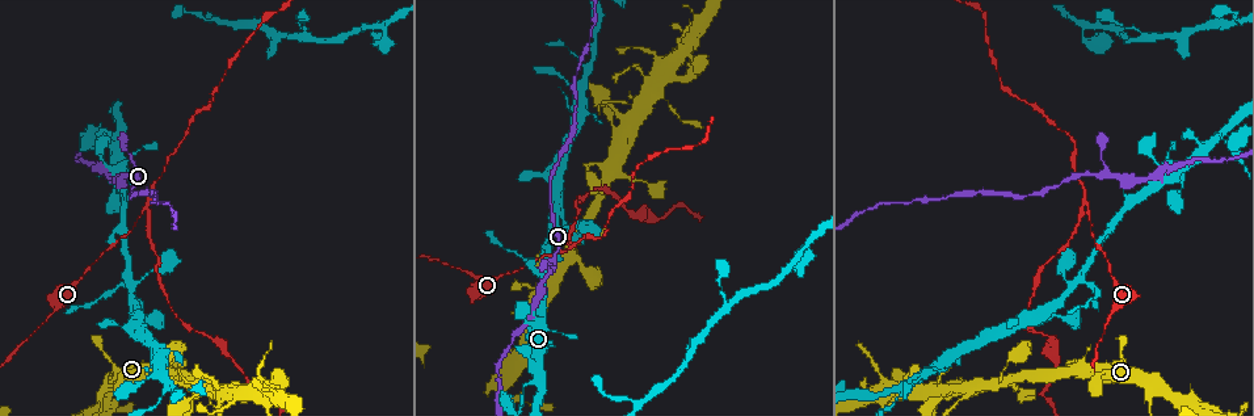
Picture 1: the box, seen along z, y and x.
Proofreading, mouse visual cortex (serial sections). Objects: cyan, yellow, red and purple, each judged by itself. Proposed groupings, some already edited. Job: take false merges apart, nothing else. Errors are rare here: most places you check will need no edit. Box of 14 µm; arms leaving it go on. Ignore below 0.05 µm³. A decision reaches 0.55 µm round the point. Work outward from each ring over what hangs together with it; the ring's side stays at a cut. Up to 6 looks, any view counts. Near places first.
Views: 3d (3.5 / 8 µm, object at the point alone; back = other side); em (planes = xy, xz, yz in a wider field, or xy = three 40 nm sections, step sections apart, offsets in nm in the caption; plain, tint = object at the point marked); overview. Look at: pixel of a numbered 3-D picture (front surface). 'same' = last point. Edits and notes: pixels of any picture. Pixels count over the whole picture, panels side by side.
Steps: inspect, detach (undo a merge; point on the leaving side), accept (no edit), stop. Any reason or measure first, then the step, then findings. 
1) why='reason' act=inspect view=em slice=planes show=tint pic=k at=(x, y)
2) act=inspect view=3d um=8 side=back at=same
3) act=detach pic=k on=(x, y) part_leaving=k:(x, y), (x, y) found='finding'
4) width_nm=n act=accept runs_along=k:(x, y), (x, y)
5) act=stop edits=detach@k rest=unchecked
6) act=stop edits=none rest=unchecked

why='thick turns thin' act=inspect view=3d um=8 pic=1 at=(99, 158)

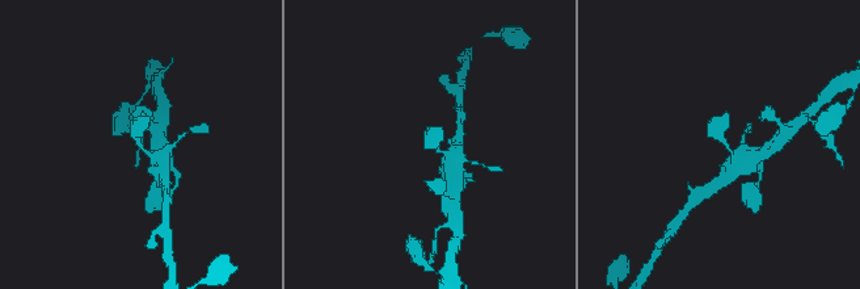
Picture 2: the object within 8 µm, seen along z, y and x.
arm_widths_nm=250,400 act=inspect view=em slice=xy step=3 show=tint pic=2 at=(140, 140)

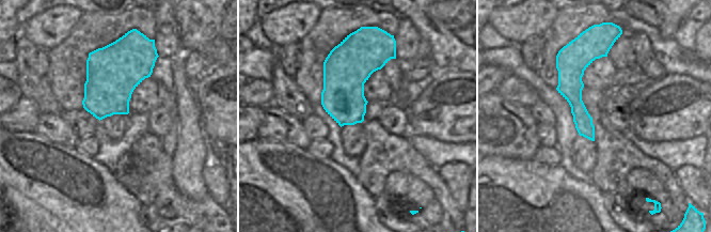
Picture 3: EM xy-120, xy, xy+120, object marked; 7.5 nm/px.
act=accept runs_along=3:(606, 48), (574, 71), (591, 137) found='one cell here'

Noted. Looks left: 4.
act=inspect view=3d um=3.5 side=back pic=1 at=(1101, 154)

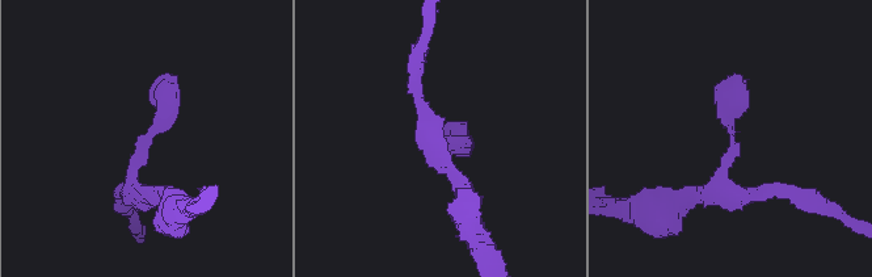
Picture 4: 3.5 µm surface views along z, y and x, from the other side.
act=accept runs_along=4:(137, 194), (133, 163), (165, 122), (173, 78) found='one cell here'

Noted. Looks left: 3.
act=inspect view=3d um=3.5 pic=1 at=(1086, 205)

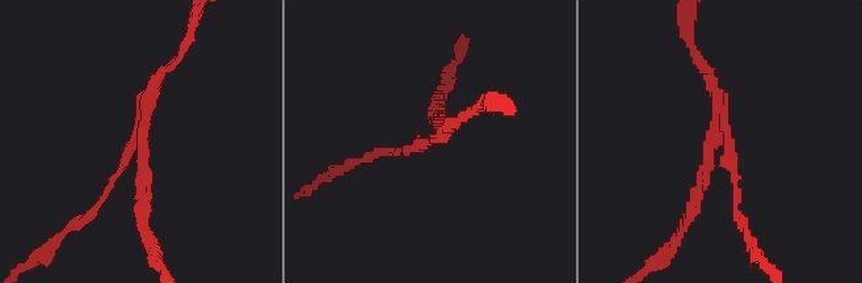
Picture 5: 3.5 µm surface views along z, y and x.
why='now the EM' act=inspect view=em slice=planes show=tint pic=5 at=(428, 140)

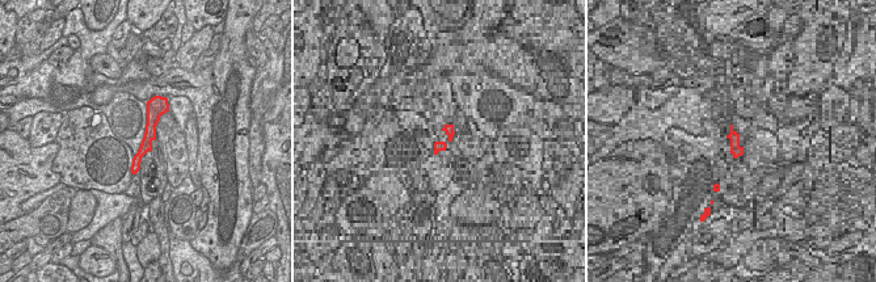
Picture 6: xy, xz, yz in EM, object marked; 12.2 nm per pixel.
why='another direction' act=inspect view=em slice=xy step=5 show=tint at=same

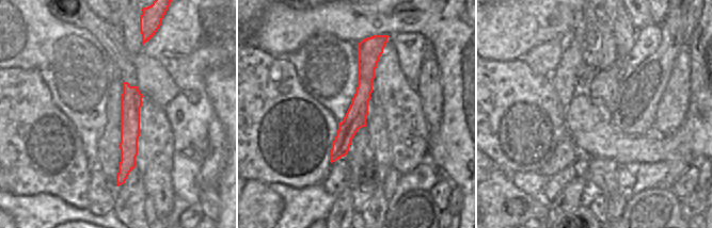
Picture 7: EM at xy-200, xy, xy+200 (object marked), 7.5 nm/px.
width_nm=160 act=detach pic=5 on=(141, 180) part_leaving=5:(141, 135), (141, 223), (152, 248) found='two cells meet here'

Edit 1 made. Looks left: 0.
act=stop edits=detach@5 rest=unchecked

